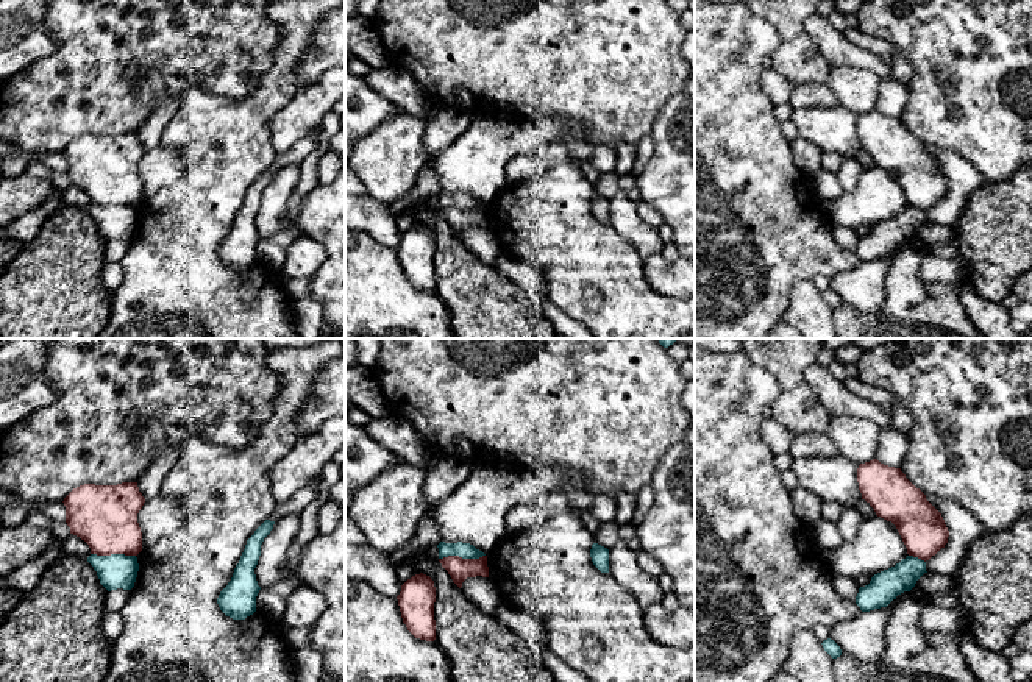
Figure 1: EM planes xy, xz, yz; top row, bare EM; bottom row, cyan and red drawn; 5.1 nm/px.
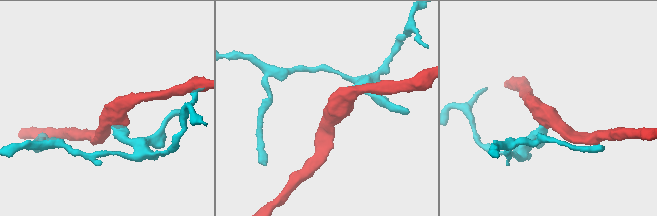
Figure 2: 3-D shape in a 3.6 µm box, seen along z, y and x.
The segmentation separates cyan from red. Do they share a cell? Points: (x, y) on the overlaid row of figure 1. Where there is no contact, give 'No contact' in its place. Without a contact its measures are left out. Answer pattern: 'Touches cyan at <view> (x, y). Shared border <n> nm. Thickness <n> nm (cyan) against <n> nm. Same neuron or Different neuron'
Touches cyan at xz (461, 556). Shared border 240 nm. Thickness 80 nm (cyan) against 120 nm. Different neuron

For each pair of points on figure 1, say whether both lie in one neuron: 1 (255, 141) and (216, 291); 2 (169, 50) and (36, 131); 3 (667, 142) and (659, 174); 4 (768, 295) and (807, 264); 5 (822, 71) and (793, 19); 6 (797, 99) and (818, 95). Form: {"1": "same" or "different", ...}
{"1": "same", "2": "same", "3": "same", "4": "same", "5": "same", "6": "same"}

